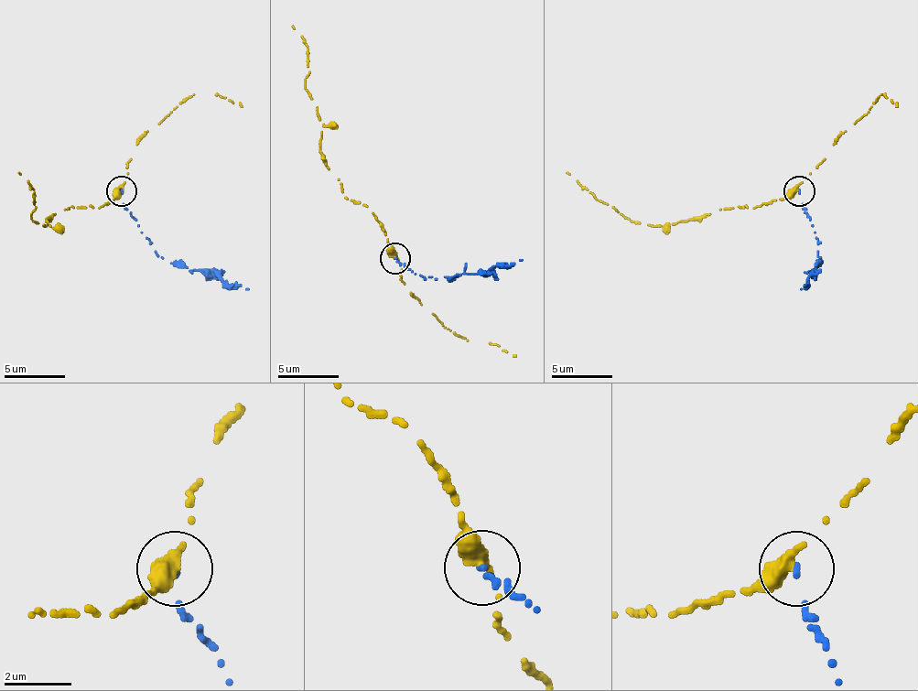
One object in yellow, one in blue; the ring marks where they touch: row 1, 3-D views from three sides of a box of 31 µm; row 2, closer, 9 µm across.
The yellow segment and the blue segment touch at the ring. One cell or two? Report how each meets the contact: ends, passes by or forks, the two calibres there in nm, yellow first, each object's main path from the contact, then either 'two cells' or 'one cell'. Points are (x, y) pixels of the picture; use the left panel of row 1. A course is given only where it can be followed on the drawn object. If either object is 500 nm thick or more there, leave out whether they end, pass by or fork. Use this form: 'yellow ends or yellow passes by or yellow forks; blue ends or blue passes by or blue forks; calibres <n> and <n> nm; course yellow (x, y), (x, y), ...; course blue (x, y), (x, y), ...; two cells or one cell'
calibres 550 and 130 nm; course yellow (122, 191), (107, 204), (67, 207), (42, 225), (30, 219), (37, 207), (33, 188), (18, 173); course blue (122, 191), (122, 204), (162, 259), (180, 262), (189, 271), (211, 271), (248, 290); two cells

